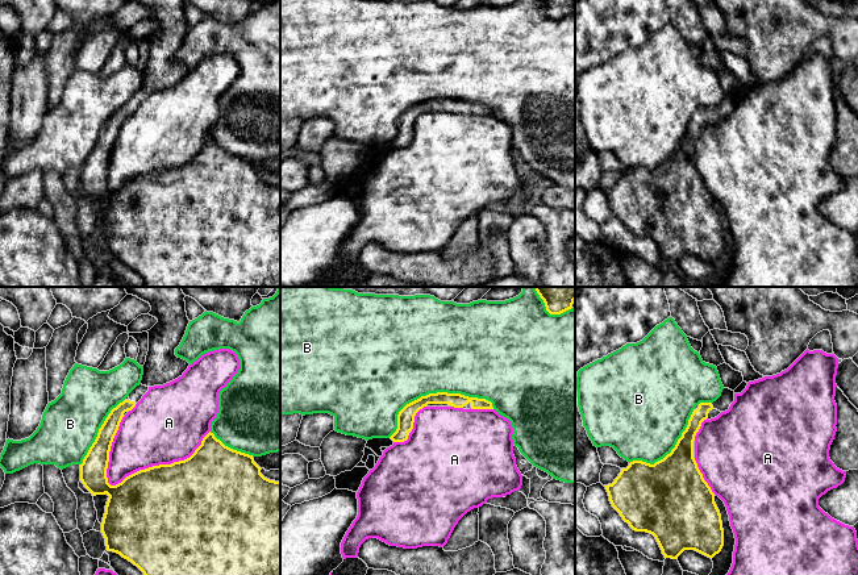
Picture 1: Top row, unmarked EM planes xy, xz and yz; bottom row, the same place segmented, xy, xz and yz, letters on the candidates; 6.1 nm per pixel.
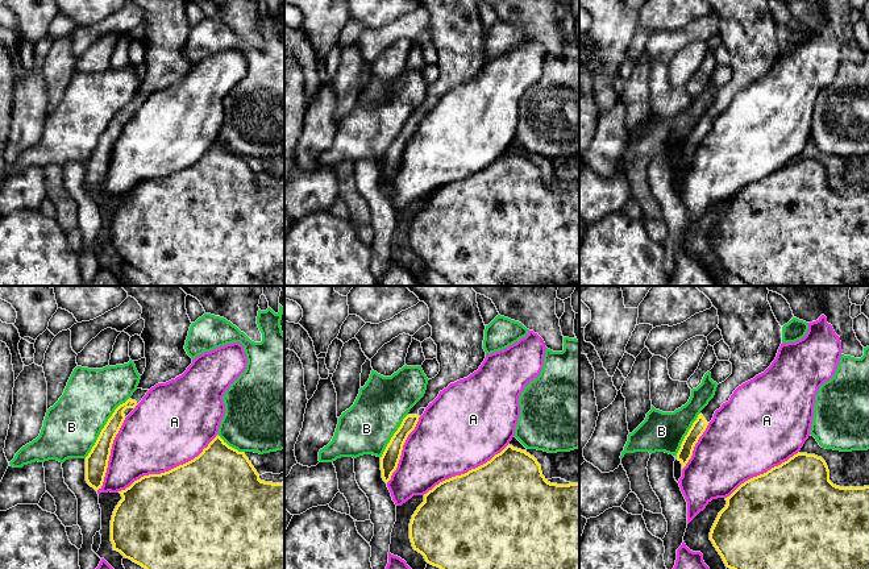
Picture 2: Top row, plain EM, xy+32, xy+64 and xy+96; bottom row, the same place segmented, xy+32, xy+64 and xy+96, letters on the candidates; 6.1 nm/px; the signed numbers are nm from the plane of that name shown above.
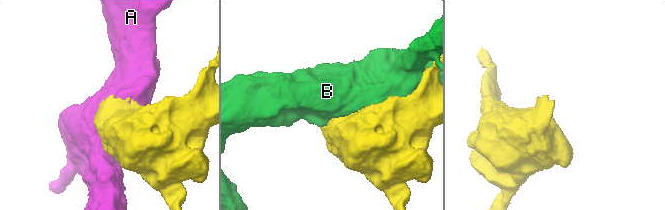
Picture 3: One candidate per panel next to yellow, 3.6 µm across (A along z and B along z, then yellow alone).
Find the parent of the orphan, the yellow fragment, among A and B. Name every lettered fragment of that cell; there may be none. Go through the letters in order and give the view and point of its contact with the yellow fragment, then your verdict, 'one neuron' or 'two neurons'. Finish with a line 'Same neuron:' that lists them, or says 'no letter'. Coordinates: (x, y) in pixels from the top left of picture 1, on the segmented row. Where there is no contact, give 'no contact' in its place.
A: contact xy (161, 465); two neurons
B: contact xz (434, 394); two neurons
Same neuron: no letter

